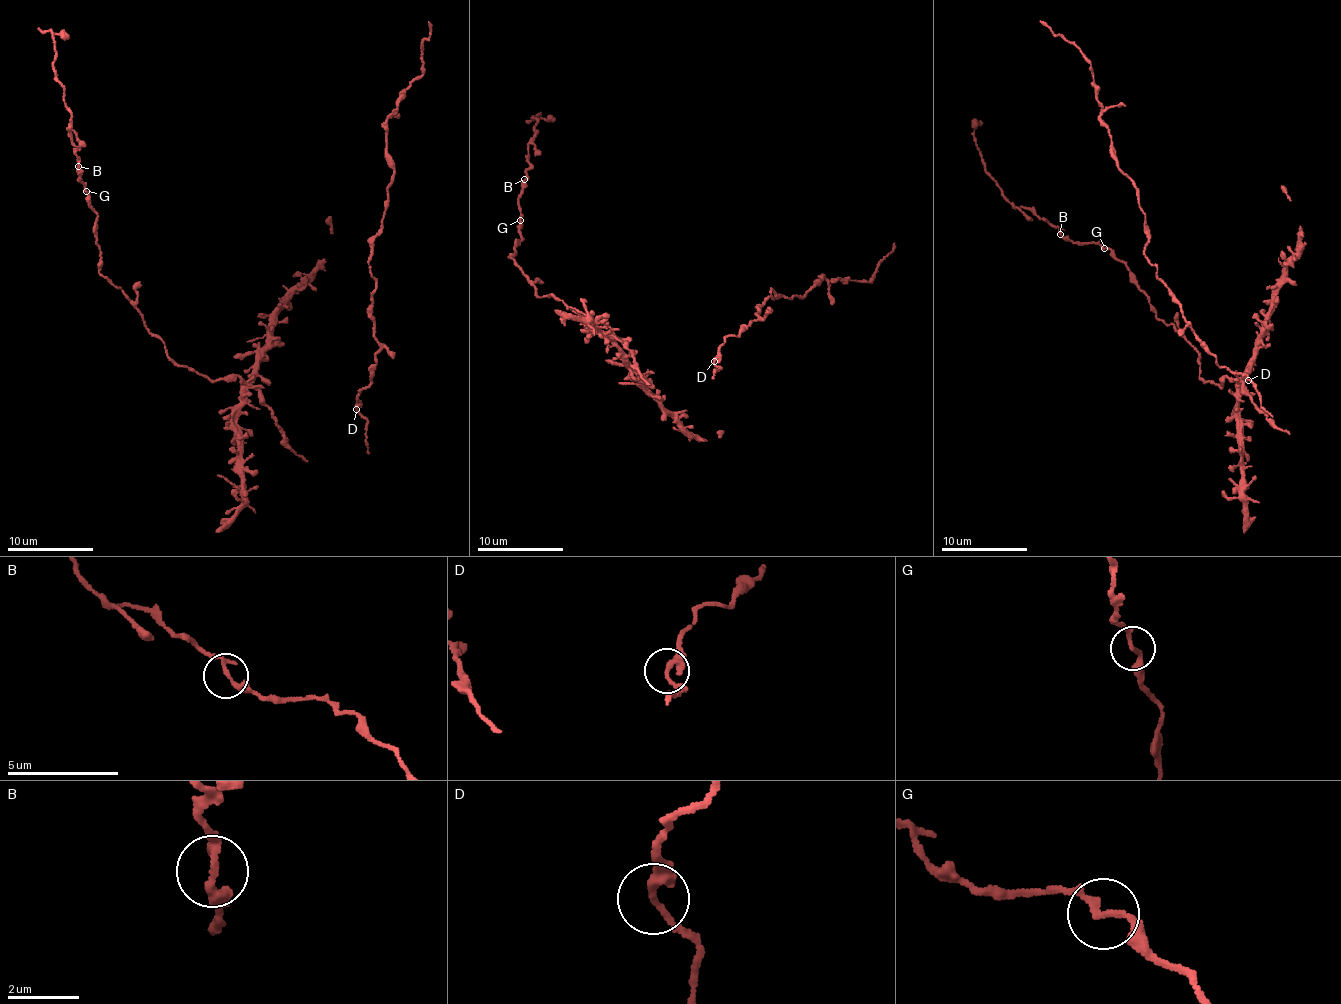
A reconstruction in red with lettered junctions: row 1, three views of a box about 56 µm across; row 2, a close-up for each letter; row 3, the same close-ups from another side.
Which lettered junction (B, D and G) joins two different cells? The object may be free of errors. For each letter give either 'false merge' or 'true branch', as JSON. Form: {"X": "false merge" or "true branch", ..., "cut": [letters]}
{"B": "true branch", "D": "true branch", "G": "true branch", "cut": []}

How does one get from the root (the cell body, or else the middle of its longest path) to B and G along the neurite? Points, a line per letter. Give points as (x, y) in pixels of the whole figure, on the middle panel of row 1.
B: (638, 365), (608, 325), (584, 319), (550, 294), (539, 297), (508, 257), (523, 240), (518, 196), (524, 178)
G: (638, 365), (608, 325), (584, 319), (550, 294), (536, 295), (533, 282), (508, 257), (523, 240), (521, 219)

